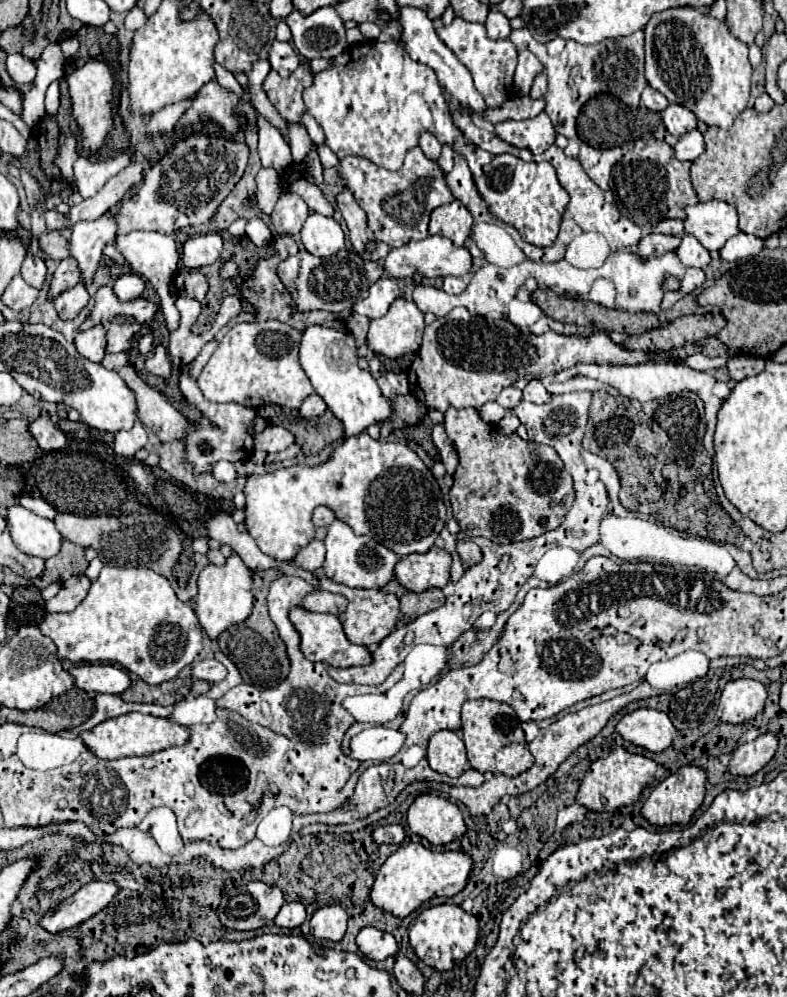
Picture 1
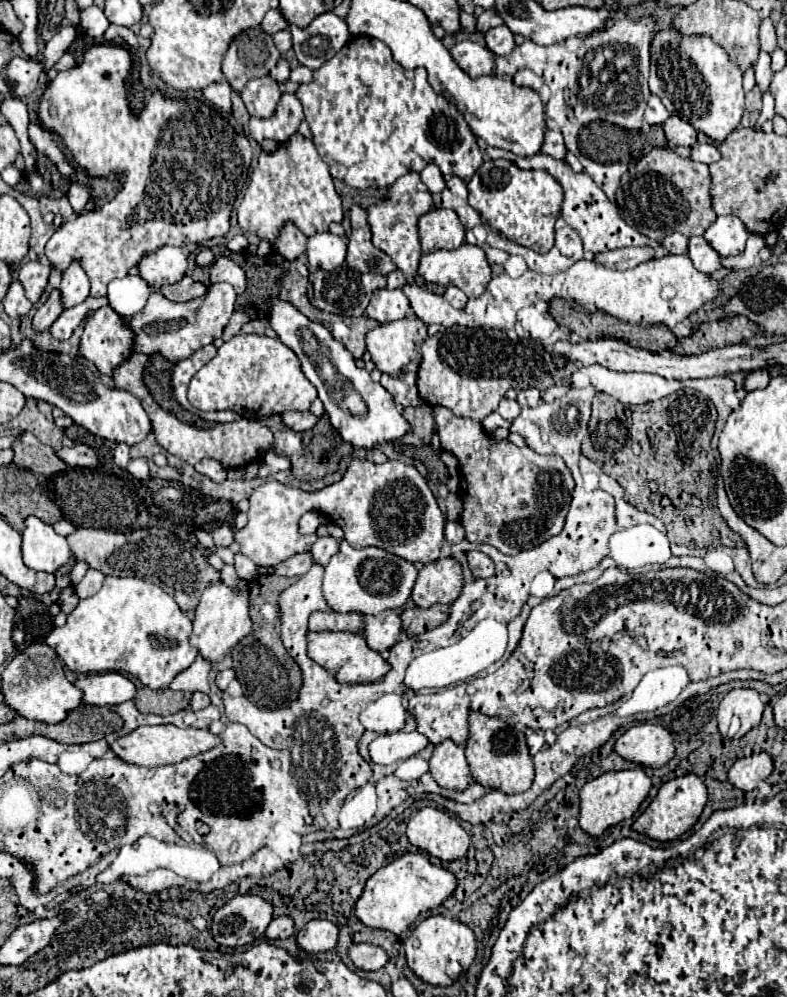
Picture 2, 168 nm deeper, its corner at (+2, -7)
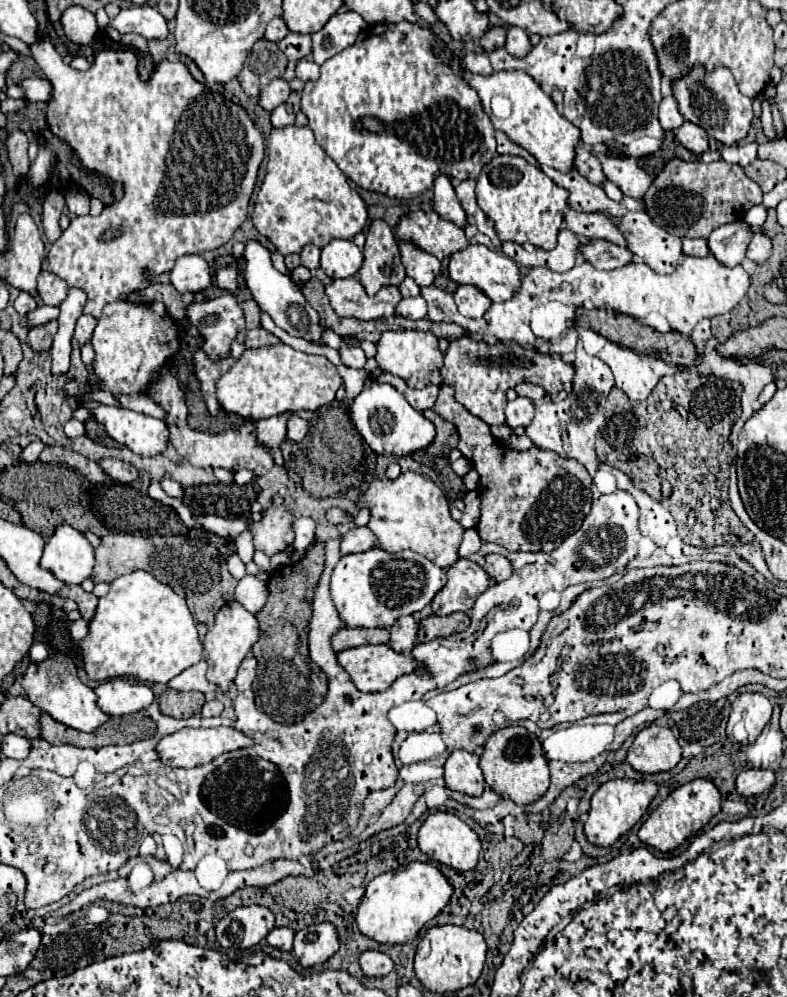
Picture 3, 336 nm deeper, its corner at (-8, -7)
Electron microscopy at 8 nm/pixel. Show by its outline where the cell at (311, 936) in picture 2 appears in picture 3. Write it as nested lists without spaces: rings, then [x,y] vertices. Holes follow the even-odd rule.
[[[331,923],[309,925],[295,933],[293,955],[305,969],[325,963],[337,949],[339,949],[339,939]]]

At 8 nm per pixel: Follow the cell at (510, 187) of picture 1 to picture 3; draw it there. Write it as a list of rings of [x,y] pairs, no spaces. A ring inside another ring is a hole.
[[[497,155],[483,167],[483,171],[477,177],[477,203],[485,211],[493,223],[497,223],[497,235],[501,241],[513,241],[513,243],[533,243],[541,249],[555,249],[557,245],[557,233],[563,221],[563,215],[567,211],[567,197],[569,193],[555,185],[539,167],[529,165],[523,157],[515,155]]]

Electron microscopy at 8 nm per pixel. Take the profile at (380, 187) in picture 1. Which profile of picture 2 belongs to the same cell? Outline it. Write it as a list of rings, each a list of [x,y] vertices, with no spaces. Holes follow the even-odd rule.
[[[407,173],[401,179],[397,179],[393,185],[387,187],[387,195],[381,199],[381,203],[367,207],[367,221],[371,225],[373,233],[373,245],[387,253],[397,269],[401,269],[407,277],[409,283],[413,283],[419,255],[421,255],[421,245],[419,245],[419,217],[433,211],[433,197],[429,189],[421,183],[419,173]]]

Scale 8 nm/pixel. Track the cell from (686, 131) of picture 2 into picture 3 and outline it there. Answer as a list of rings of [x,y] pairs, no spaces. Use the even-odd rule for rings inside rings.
[[[685,121],[685,123],[675,131],[675,139],[677,139],[685,149],[689,149],[689,151],[695,153],[695,155],[701,155],[701,153],[705,153],[705,151],[709,149],[709,145],[707,145],[707,133],[705,133],[699,125],[689,123],[689,121]]]

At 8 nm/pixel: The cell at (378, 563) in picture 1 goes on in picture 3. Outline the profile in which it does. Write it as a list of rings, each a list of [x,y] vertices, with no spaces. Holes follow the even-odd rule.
[[[371,549],[363,553],[343,555],[331,575],[331,597],[339,611],[341,621],[347,627],[383,627],[389,629],[399,617],[421,611],[447,583],[445,569],[427,561],[413,551],[389,553],[383,549]]]

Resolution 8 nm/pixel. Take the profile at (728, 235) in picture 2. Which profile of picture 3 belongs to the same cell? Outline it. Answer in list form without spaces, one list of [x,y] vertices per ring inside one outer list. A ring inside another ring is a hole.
[[[763,233],[753,235],[749,247],[747,247],[747,259],[753,263],[763,263],[771,255],[771,239]]]

